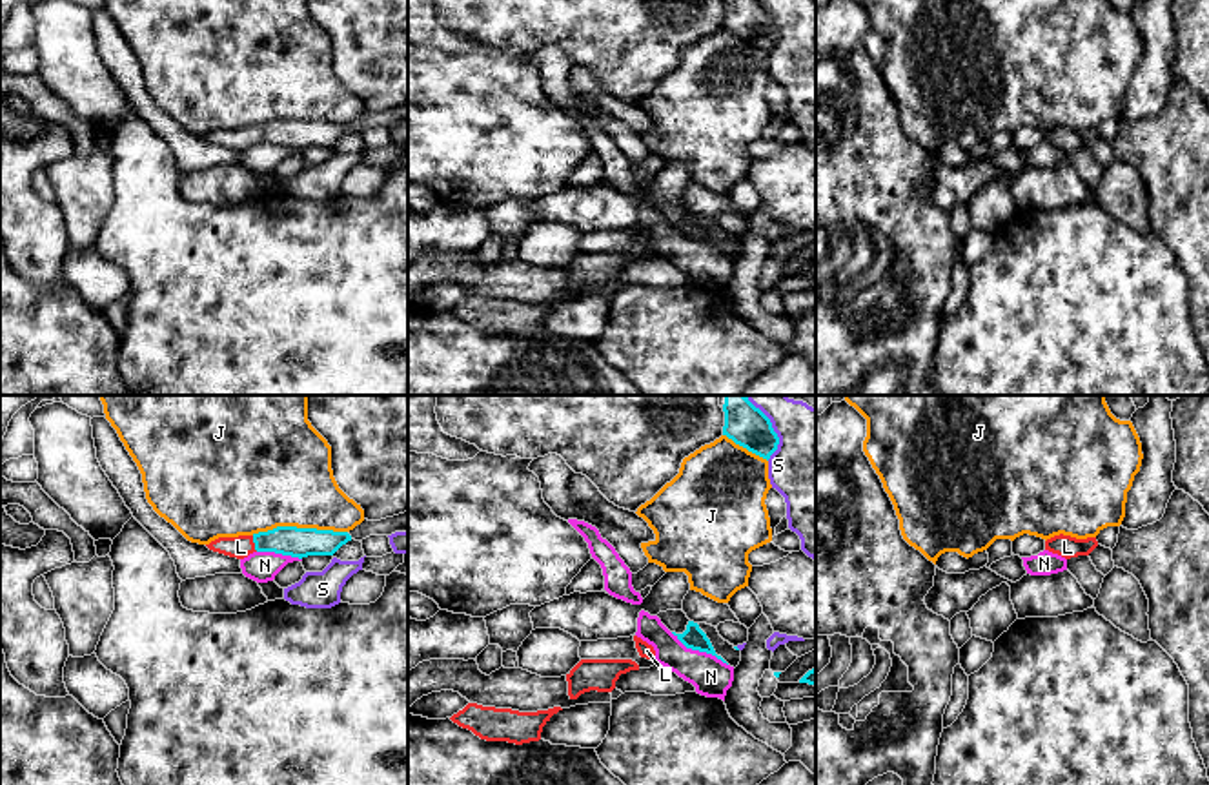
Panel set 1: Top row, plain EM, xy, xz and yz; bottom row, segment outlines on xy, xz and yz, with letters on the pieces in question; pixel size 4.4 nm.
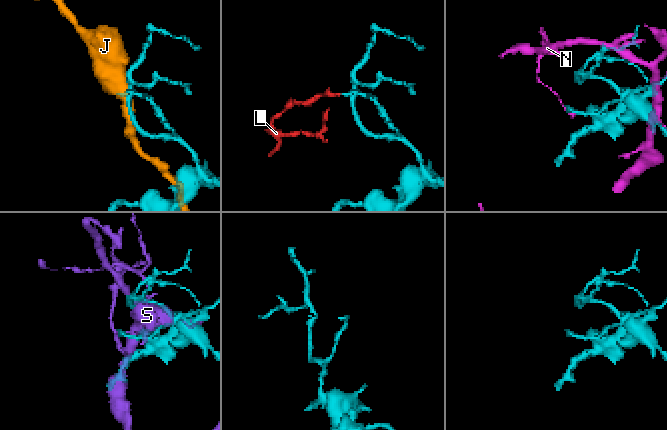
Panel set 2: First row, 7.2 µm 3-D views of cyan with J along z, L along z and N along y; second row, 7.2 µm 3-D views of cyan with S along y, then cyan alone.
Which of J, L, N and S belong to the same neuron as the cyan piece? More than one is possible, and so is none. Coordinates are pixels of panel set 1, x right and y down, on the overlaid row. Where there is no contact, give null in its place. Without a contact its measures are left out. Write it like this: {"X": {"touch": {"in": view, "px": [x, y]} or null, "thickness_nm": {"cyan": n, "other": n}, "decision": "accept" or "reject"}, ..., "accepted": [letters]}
{"J": {"touch": {"in": "xy", "px": [299, 529]}, "thickness_nm": {"cyan": 130, "other": 440}, "decision": "reject"}, "L": {"touch": {"in": "xy", "px": [253, 541]}, "thickness_nm": {"cyan": 130, "other": 100}, "decision": "accept"}, "N": {"touch": {"in": "xz", "px": [700, 651]}, "thickness_nm": {"cyan": 100, "other": 170}, "decision": "reject"}, "S": {"touch": {"in": "xz", "px": [771, 427]}, "thickness_nm": {"cyan": 180, "other": 360}, "decision": "reject"}, "accepted": ["L"]}

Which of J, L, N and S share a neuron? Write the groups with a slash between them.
J / L / N / S

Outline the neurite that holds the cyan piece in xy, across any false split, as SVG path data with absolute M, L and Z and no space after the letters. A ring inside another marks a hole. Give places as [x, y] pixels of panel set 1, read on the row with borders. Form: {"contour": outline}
{"contour": "M277 526L253 535L218 537L206 546L237 559L253 552L275 552L302 559L308 556L333 556L348 541L351 541L348 532Z"}

